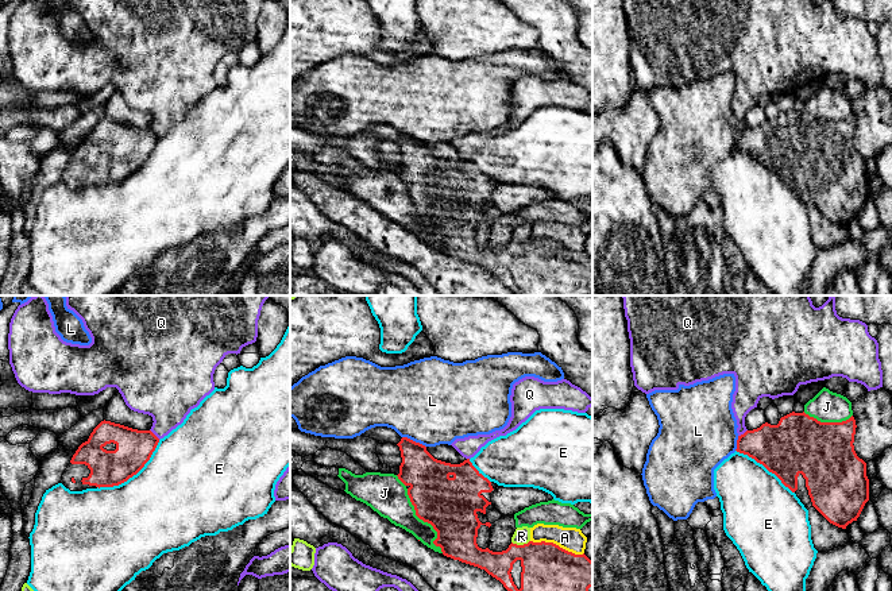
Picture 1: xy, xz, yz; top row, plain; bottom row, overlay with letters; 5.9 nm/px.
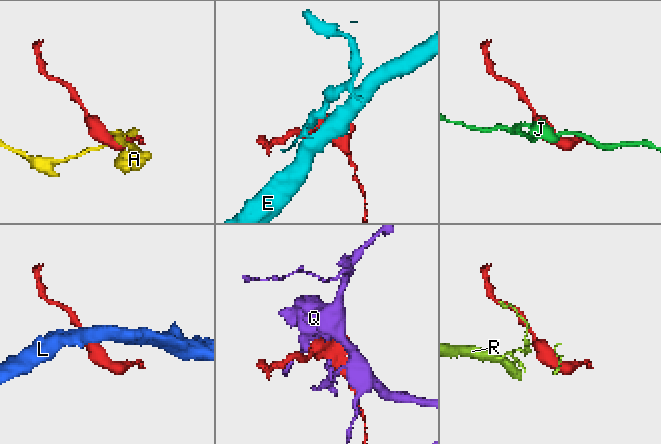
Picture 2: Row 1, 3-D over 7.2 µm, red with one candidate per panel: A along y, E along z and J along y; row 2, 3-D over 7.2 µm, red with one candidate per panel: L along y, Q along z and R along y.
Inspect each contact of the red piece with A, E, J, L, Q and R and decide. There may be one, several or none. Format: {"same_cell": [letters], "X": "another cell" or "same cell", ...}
{"same_cell": [], "A": "another cell", "E": "another cell", "J": "another cell", "L": "another cell", "Q": "another cell", "R": "another cell"}

